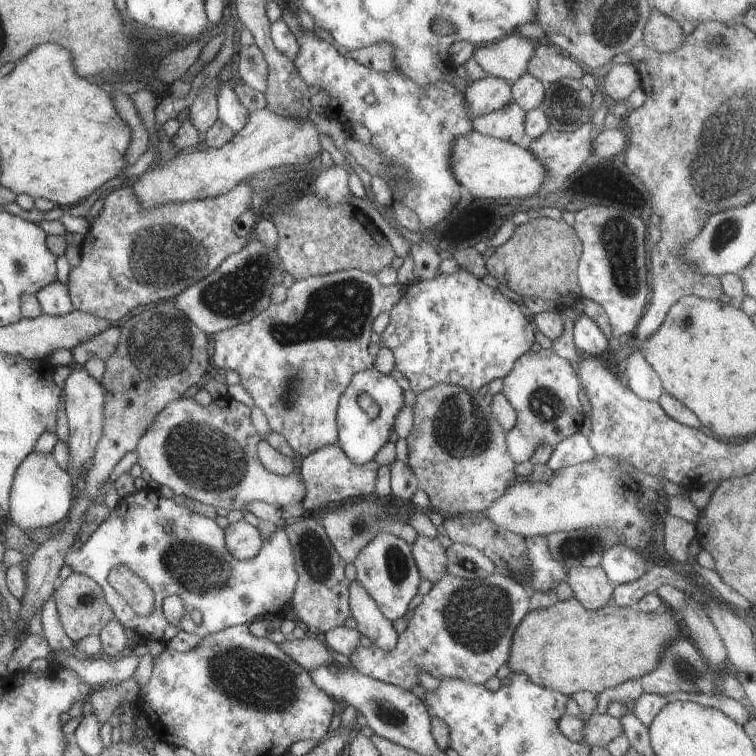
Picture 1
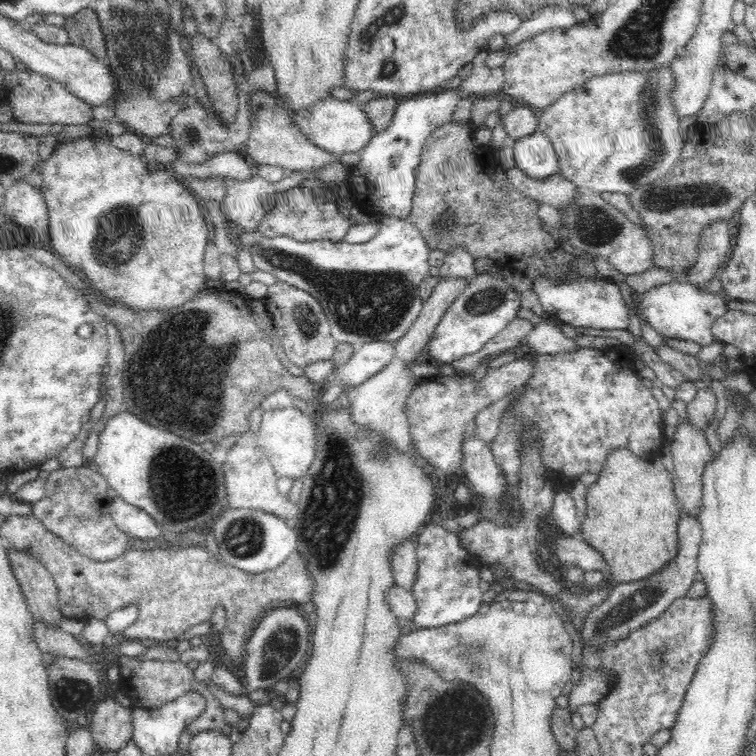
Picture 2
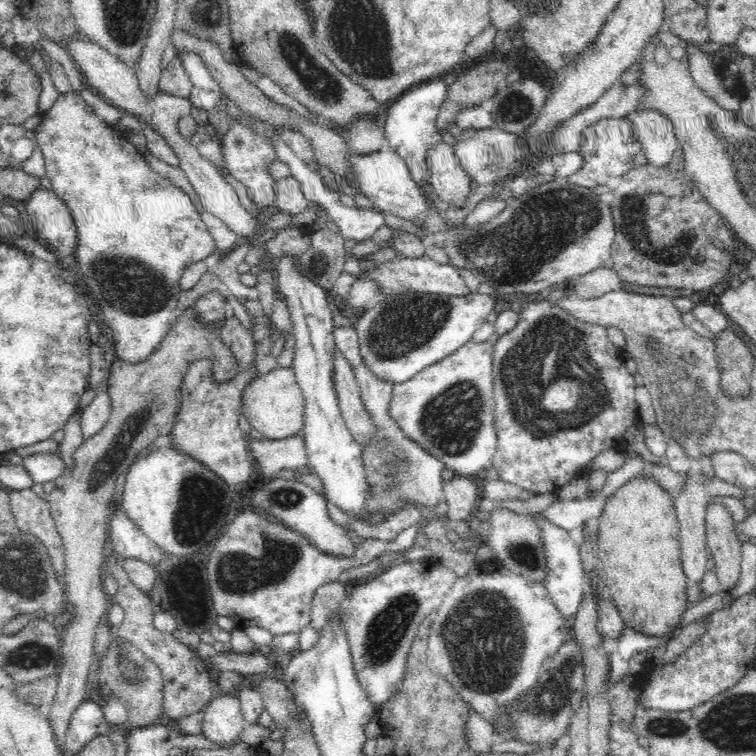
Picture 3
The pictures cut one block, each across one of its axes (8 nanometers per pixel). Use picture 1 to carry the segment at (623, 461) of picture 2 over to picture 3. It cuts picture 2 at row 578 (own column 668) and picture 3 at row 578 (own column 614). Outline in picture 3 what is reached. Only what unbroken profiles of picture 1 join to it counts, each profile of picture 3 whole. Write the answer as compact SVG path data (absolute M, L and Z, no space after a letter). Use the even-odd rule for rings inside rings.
M636 476L618 488L606 502L600 524L596 526L596 554L602 562L602 576L610 588L610 600L618 608L624 624L632 630L654 636L654 638L674 638L682 614L690 608L686 600L688 576L682 566L682 548L680 548L680 520L676 514L674 494L668 494L654 478Z

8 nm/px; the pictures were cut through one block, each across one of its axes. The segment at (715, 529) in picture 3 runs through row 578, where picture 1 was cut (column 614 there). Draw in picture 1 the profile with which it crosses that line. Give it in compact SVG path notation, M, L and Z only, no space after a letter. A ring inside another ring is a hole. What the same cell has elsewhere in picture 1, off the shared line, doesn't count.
M593 712L591 718L587 718L583 724L585 724L585 728L583 728L583 744L587 744L587 746L605 748L613 738L617 738L623 732L619 720L609 716L607 712L605 714L595 714Z

